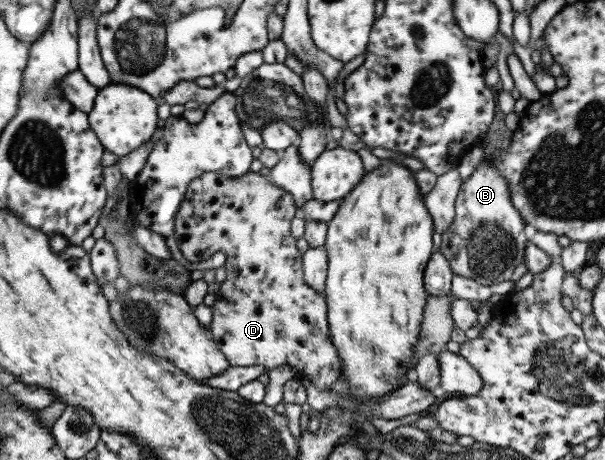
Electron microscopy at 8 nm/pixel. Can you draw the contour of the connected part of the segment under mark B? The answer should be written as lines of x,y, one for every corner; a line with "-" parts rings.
486,157
471,177
461,183
454,201
454,216
447,232
441,234
439,252
448,261
452,275
472,279
479,285
493,285
510,279
510,275
524,258
528,241
523,234
524,219
512,206
510,193

